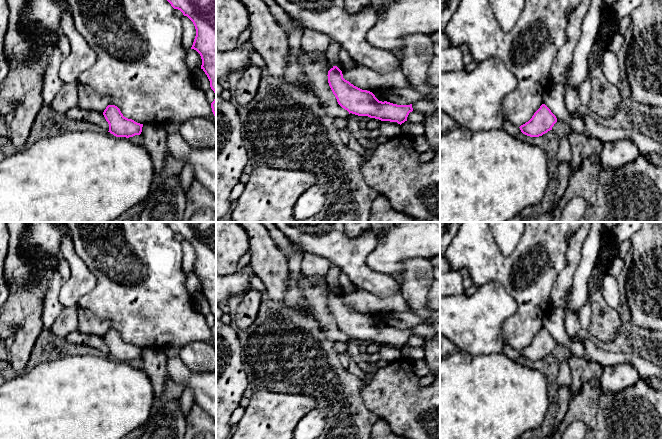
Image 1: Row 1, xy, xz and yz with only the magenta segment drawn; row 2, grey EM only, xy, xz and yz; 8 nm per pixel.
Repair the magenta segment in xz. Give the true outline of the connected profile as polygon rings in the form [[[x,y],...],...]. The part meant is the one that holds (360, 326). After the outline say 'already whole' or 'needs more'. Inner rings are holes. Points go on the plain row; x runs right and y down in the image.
[[[333,290],[327,300],[338,328],[349,338],[397,346],[401,349],[407,345],[409,337],[413,335],[412,328],[397,329],[379,325],[372,316],[362,314],[345,304],[342,295],[337,290]]]; already whole

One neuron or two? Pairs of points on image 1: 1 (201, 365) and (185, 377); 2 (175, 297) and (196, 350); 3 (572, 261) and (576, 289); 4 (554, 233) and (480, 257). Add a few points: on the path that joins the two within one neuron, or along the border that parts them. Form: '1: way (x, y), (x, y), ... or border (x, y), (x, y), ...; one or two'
1: border (178, 357), (191, 370), (205, 373); two
2: border (205, 341), (187, 342), (182, 347); two
3: border (580, 253), (580, 263), (569, 291); two
4: way (536, 241), (512, 260), (498, 260); one

